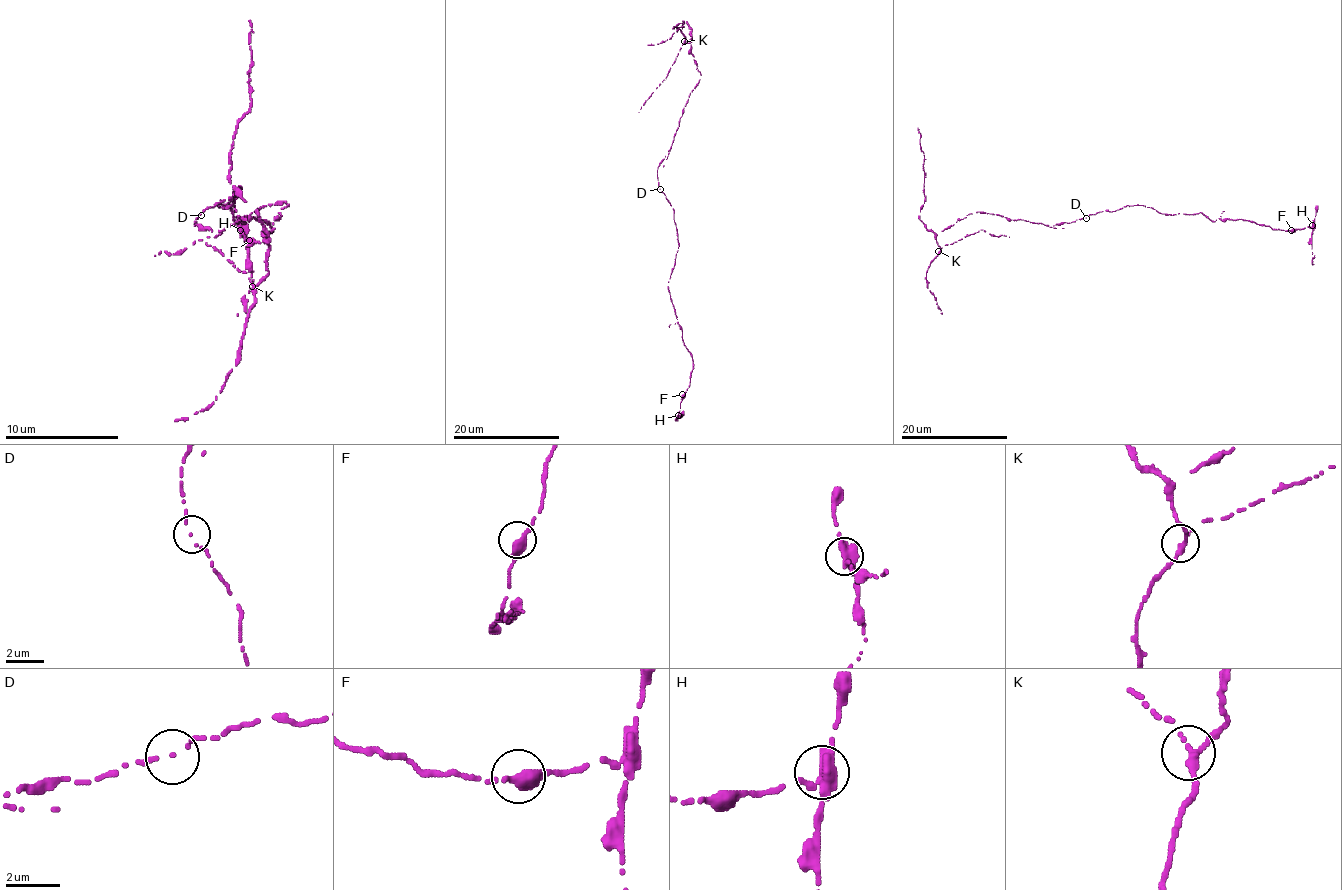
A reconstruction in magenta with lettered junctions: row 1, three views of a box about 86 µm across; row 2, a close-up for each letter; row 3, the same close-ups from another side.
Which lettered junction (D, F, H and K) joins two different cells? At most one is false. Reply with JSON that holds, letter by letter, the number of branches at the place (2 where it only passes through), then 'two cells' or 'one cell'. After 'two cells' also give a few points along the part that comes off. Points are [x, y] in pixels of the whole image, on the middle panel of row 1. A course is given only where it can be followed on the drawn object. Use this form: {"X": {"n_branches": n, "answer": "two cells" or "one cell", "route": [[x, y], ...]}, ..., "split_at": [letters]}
{"D": {"n_branches": 1, "answer": "one cell"}, "F": {"n_branches": 2, "answer": "one cell"}, "H": {"n_branches": 2, "answer": "two cells"}, "K": {"n_branches": 2, "answer": "one cell"}, "split_at": ["H"]}

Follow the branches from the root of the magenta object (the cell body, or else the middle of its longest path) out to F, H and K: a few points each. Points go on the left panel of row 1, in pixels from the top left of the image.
F: (201, 215), (241, 186), (232, 206), (218, 206), (226, 203), (235, 221), (269, 223), (266, 240), (249, 240)
H: (201, 215), (241, 186), (232, 206), (218, 206), (272, 229), (261, 243), (241, 229)
K: (201, 215), (195, 226), (218, 235), (261, 206), (283, 201), (289, 206), (266, 235), (269, 272), (252, 286)

